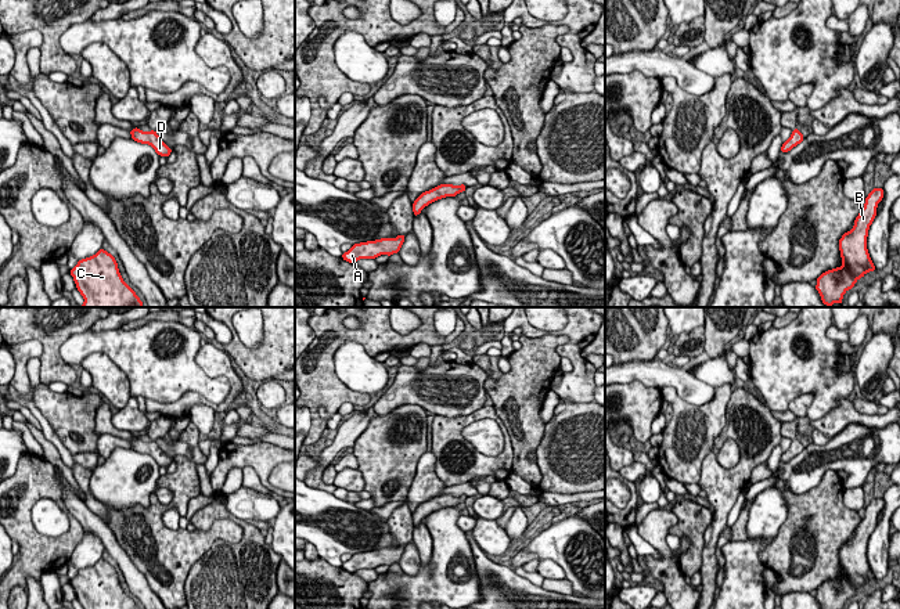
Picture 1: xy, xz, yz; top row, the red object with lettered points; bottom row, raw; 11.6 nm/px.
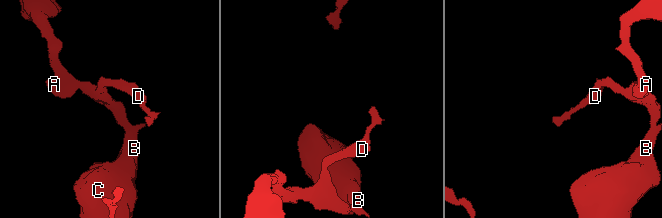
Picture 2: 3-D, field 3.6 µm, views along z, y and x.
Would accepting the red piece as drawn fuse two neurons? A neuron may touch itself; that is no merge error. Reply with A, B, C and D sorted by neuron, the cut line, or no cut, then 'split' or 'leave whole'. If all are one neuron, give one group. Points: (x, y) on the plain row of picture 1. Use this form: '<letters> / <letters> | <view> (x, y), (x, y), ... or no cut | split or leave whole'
A B C D | no cut | leave whole

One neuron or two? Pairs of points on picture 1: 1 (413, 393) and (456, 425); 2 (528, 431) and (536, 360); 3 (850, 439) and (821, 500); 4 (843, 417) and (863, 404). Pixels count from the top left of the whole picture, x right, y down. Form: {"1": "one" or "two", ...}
{"1": "two", "2": "one", "3": "two", "4": "two"}

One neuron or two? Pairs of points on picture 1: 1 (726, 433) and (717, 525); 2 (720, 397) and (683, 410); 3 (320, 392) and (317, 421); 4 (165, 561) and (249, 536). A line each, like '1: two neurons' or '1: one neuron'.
1: one neuron
2: one neuron
3: one neuron
4: two neurons

